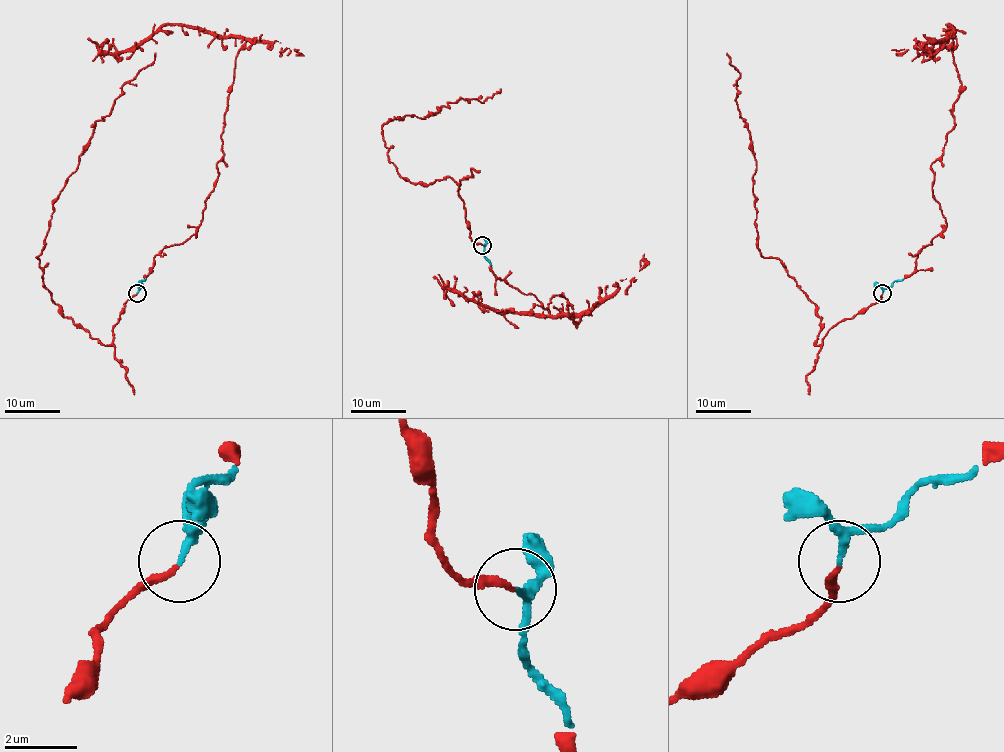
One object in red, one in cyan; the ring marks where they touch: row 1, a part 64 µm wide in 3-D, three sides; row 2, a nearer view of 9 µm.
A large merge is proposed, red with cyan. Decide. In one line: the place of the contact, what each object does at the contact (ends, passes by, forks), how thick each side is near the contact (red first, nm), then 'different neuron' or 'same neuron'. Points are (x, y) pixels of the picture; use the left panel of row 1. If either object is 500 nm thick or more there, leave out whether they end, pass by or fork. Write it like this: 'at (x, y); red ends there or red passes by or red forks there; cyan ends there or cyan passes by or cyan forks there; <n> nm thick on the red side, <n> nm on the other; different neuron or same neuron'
at (137, 293); red ends there; cyan passes by; 200 nm thick on the red side, 170 nm on the other; same neuron

